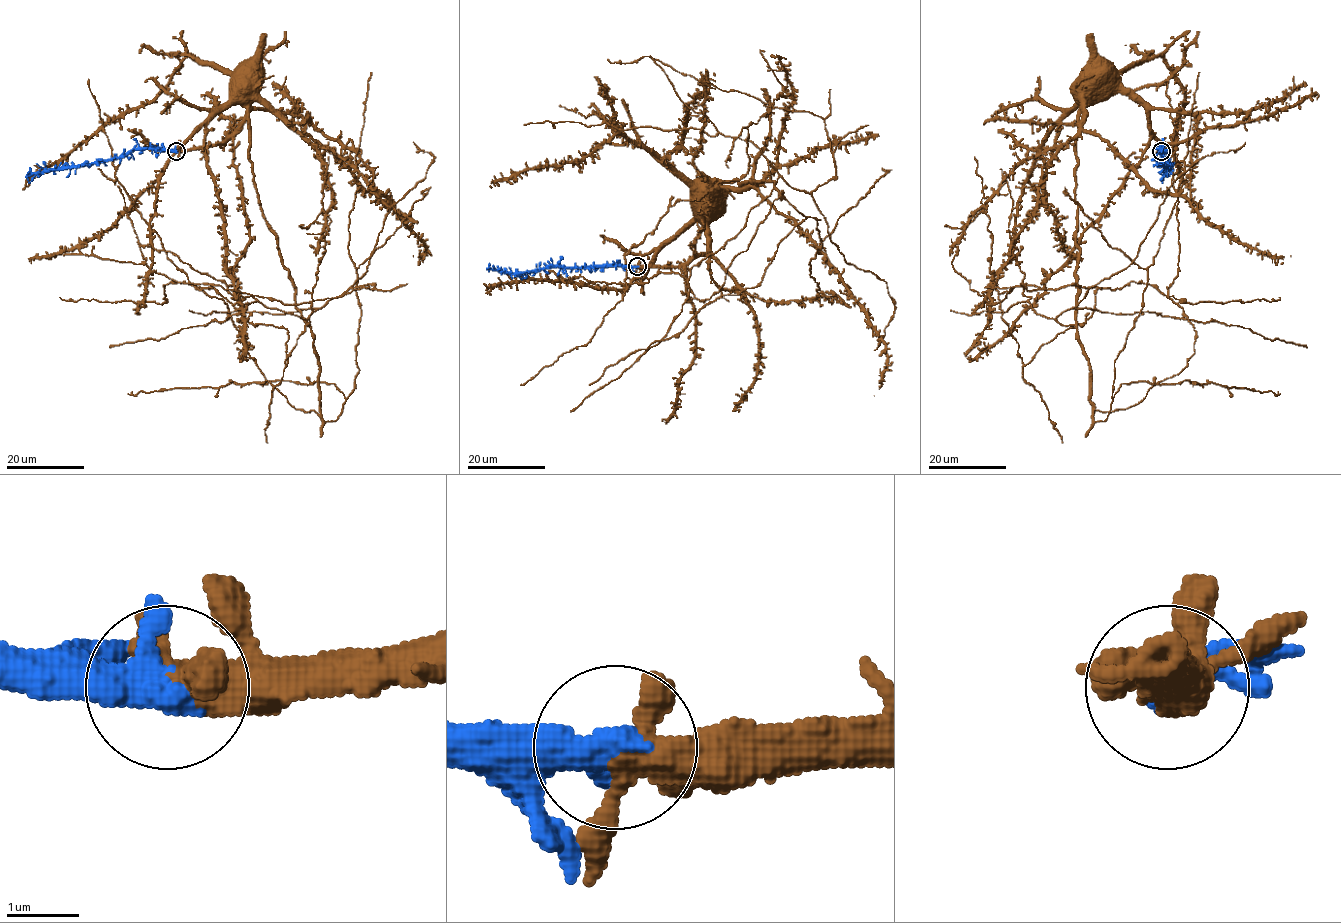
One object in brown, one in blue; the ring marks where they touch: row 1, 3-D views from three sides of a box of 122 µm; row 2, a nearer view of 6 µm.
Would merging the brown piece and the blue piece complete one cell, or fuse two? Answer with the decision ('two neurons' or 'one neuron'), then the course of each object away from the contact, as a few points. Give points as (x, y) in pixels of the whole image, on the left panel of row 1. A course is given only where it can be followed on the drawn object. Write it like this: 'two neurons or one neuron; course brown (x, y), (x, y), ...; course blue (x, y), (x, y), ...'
one neuron; course brown (175, 151), (220, 145), (239, 125), (246, 110), (246, 95), (233, 88), (233, 81), (236, 81); course blue (175, 151), (132, 149), (112, 158), (31, 173), (27, 177), (30, 183)

